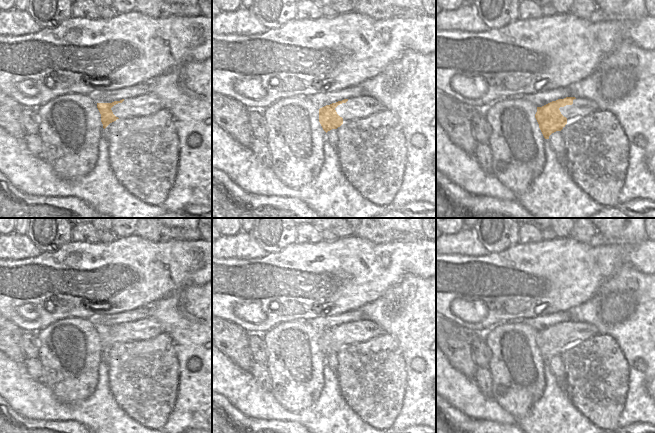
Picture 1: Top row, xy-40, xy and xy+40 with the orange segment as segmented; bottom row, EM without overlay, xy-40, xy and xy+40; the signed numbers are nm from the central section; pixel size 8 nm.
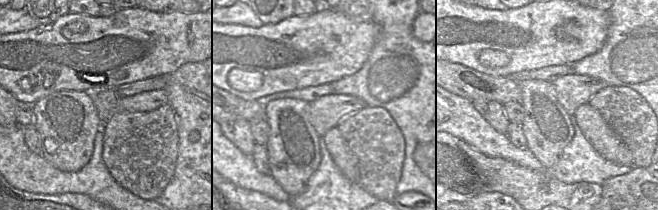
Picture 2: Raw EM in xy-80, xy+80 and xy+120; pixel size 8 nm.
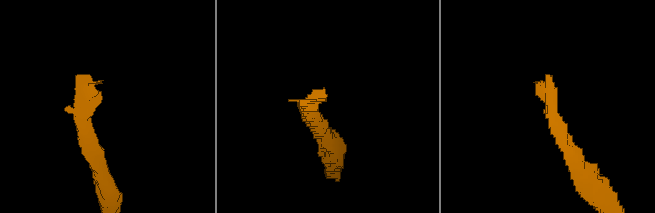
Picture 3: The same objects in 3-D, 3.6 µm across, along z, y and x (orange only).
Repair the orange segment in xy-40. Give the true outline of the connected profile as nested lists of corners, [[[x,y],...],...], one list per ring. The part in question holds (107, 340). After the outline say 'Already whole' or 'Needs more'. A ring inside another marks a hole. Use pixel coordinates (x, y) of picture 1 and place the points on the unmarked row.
[[[62,319],[37,332],[45,386],[58,401],[80,403],[93,394],[103,354],[119,343],[111,332],[123,325],[97,327],[88,319]]]. Needs more

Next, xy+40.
[[[502,323],[485,333],[491,350],[493,398],[518,421],[543,396],[545,364],[565,351],[567,342],[559,332],[572,329],[574,323],[558,323],[542,331],[524,323]]]. Needs more

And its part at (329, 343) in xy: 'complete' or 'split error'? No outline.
split error

